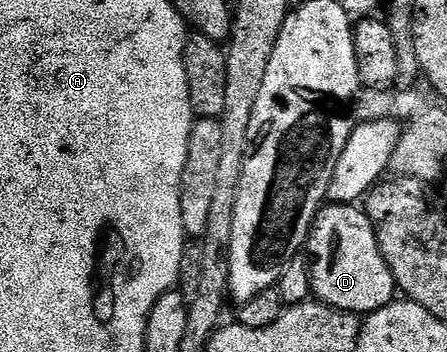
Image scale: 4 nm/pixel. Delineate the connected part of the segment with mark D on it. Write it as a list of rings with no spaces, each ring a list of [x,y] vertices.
[[[327,203],[319,208],[304,245],[310,266],[312,296],[337,312],[369,314],[388,306],[396,298],[396,285],[384,254],[376,242],[372,222],[361,207]]]

